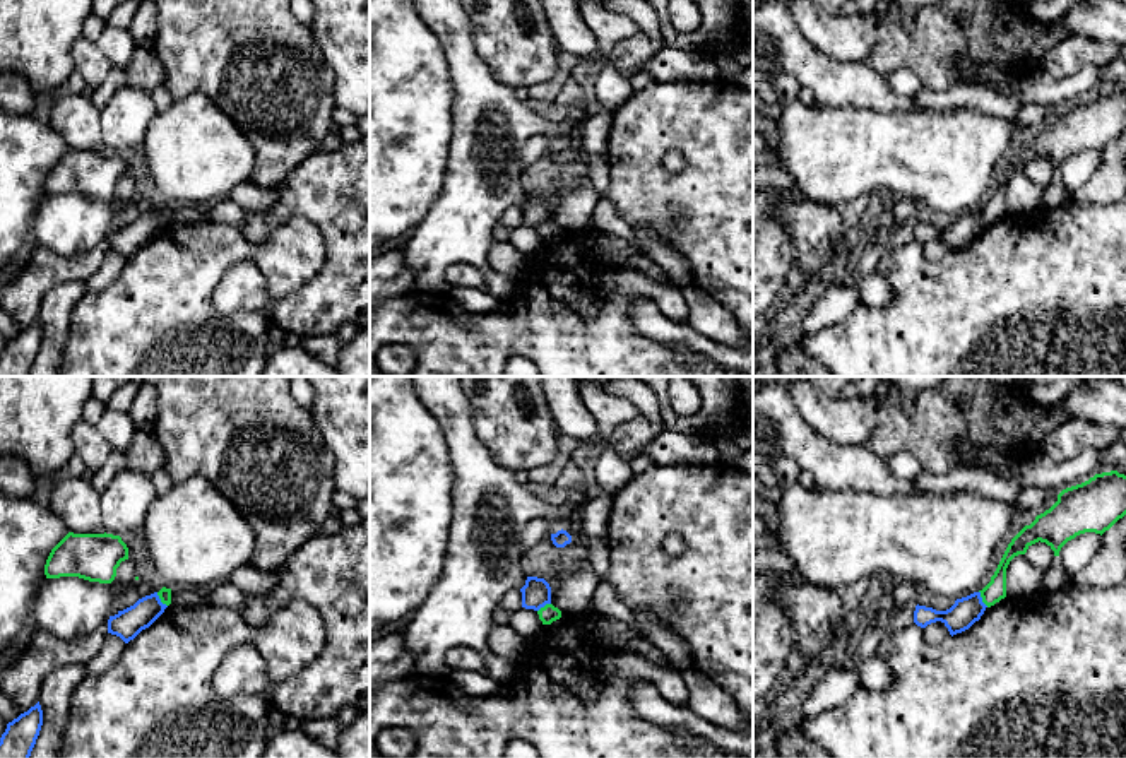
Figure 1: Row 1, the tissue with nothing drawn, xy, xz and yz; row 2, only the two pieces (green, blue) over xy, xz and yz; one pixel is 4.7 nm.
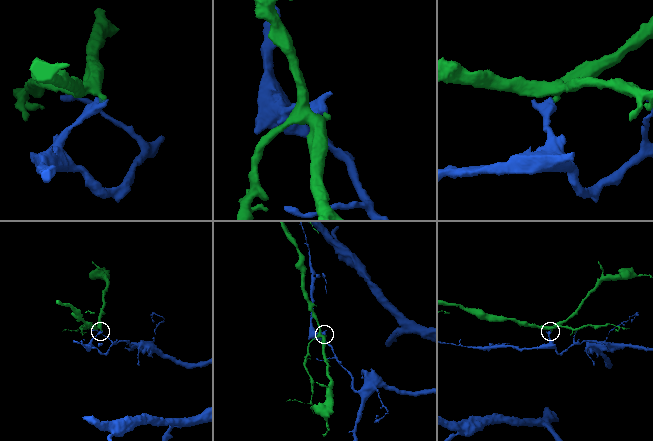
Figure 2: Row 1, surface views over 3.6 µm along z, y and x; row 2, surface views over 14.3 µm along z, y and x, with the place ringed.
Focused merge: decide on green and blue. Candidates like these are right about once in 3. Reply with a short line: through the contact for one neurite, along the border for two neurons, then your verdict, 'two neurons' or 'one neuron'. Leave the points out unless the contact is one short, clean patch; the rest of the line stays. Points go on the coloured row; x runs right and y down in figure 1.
line xy (156, 592), (166, 606); two neurons

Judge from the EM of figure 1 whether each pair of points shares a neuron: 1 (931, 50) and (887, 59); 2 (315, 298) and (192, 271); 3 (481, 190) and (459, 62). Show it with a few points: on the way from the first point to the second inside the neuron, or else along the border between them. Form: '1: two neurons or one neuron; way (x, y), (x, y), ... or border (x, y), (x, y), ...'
1: one neuron; way (921, 50), (897, 50)
2: two neurons; border (252, 259), (216, 286), (221, 315)
3: one neuron; way (474, 158), (471, 94)

